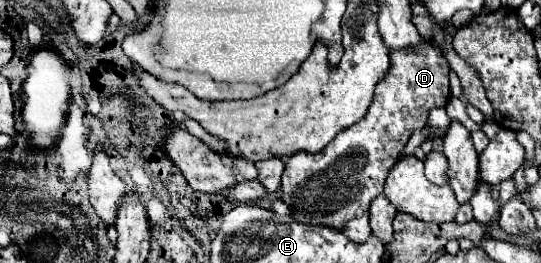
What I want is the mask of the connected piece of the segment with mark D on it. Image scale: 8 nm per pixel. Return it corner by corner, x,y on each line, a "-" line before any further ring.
421,41
411,49
393,49
389,53
391,65
387,75
377,83
373,105
369,105
367,115
355,125
343,129
325,149
319,153
295,153
285,161
285,171
281,177
281,201
291,209
291,215
297,223
303,225
325,225
343,231
349,241
365,243
371,235
369,227
369,205
381,193
381,185
393,161
403,153
413,131
423,129
429,117
429,111
435,107
445,107
449,97
449,63
443,59
437,45

